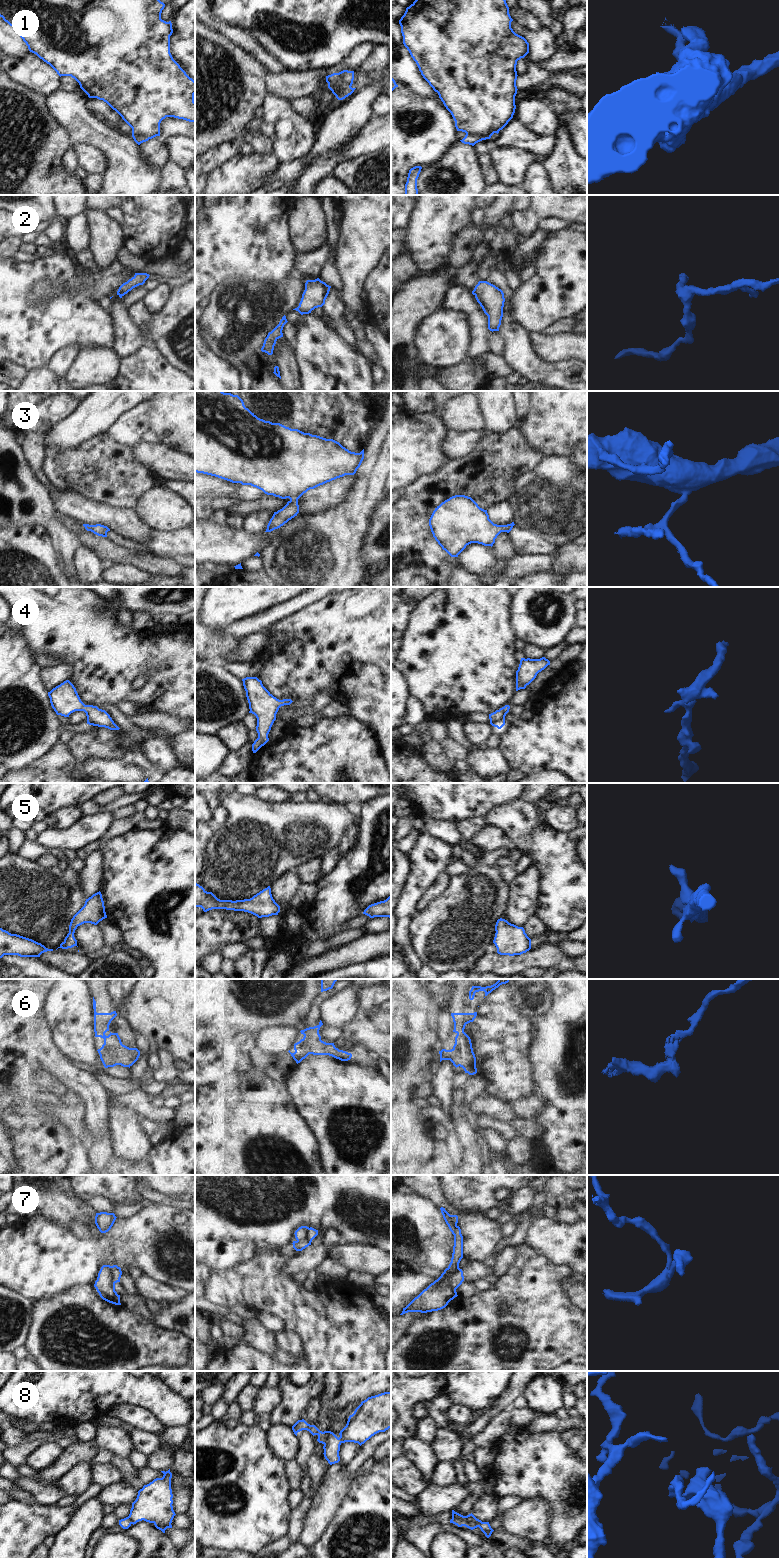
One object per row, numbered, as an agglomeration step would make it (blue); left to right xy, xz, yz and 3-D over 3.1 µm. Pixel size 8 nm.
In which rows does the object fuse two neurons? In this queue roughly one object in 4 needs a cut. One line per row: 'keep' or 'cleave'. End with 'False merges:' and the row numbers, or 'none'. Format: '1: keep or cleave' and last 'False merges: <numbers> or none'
1: cleave
2: keep
3: keep
4: keep
5: keep
6: keep
7: cleave
8: cleave
False merges: 1, 7, 8

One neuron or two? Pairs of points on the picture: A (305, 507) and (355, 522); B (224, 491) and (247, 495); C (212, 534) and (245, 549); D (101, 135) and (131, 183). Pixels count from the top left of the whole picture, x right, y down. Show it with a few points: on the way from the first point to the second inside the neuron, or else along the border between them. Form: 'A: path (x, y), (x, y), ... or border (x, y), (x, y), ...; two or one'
A: border (343, 502), (320, 512), (306, 513), (304, 515); two
B: path (230, 491), (241, 491); one
C: path (220, 542), (224, 545), (237, 545); one
D: path (113, 147), (123, 157), (127, 171); one

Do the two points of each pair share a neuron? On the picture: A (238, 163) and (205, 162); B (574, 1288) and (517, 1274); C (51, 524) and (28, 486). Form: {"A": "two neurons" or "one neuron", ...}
{"A": "two neurons", "B": "two neurons", "C": "one neuron"}

